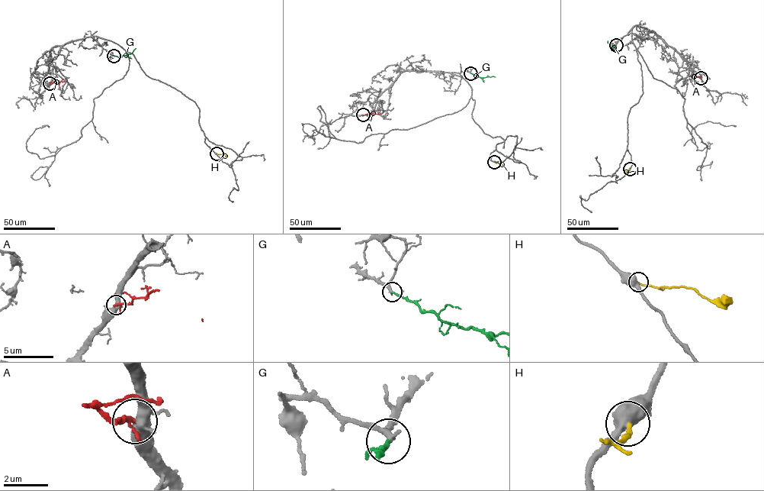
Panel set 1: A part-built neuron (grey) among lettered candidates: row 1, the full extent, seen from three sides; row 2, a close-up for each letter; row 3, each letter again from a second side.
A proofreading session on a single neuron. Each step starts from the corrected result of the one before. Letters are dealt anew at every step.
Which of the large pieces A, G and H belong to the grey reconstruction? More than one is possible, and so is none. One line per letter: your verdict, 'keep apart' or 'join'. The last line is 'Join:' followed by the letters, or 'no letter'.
A: keep apart
G: join
H: keep apart
Join: G

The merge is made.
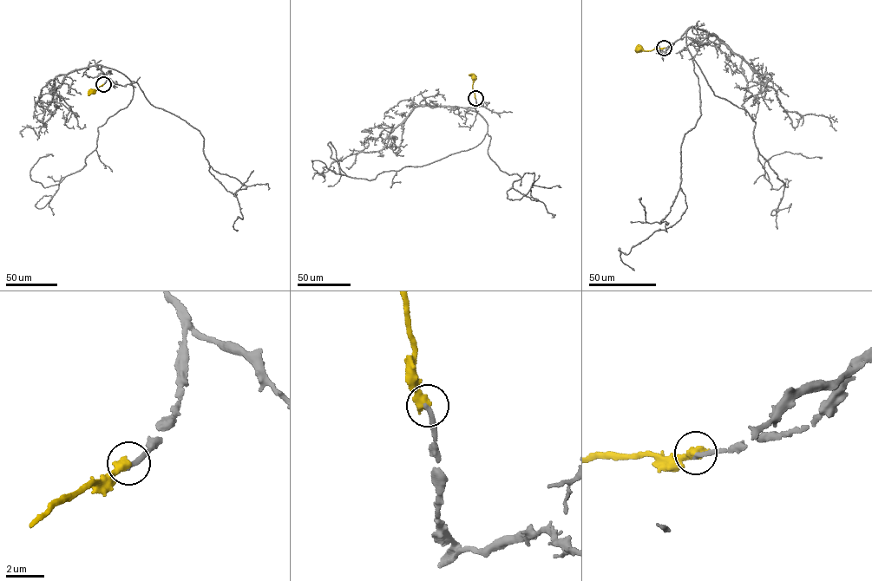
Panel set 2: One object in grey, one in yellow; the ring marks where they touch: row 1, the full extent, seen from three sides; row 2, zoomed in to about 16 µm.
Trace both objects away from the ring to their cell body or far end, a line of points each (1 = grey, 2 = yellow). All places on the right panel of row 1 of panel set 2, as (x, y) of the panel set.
1: (664, 48), (691, 26), (687, 48), (714, 94), (755, 121), (783, 182), (771, 189), (773, 155), (822, 158)
2: (664, 48), (645, 51), (638, 48)

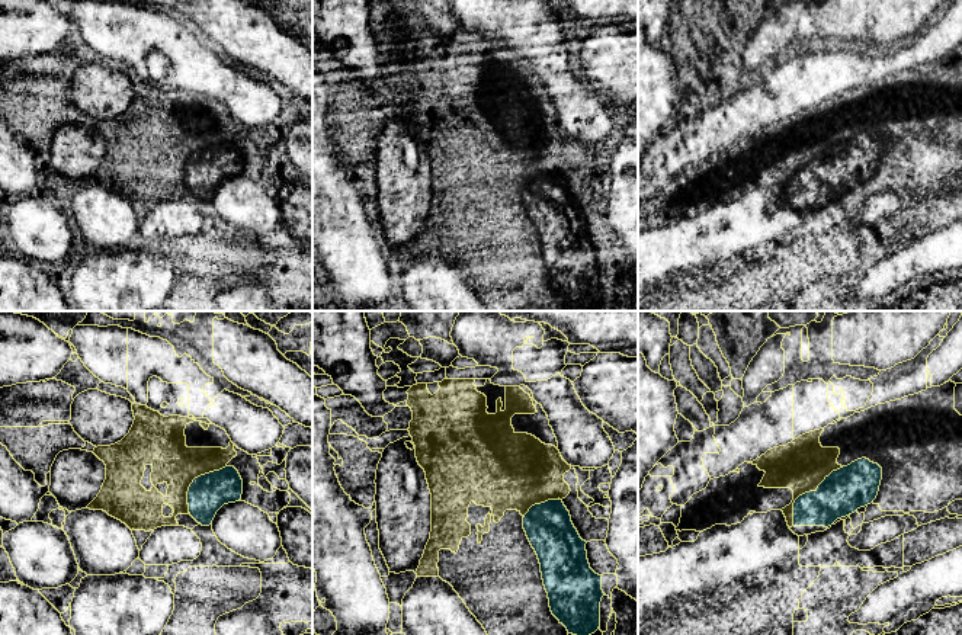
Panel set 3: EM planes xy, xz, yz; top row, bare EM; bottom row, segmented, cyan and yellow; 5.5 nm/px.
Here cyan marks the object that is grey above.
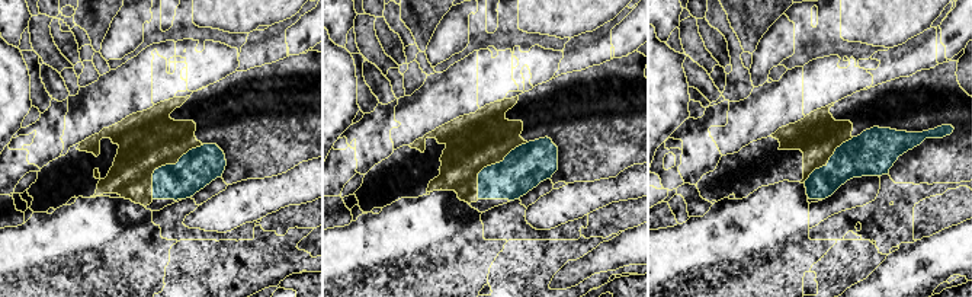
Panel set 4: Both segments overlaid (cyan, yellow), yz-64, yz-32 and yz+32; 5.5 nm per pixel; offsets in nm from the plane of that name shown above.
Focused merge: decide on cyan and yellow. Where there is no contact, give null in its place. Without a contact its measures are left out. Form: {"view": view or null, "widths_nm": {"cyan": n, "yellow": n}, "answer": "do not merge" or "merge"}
{"view": "yz", "widths_nm": {"cyan": 240, "yellow": 280}, "answer": "merge"}

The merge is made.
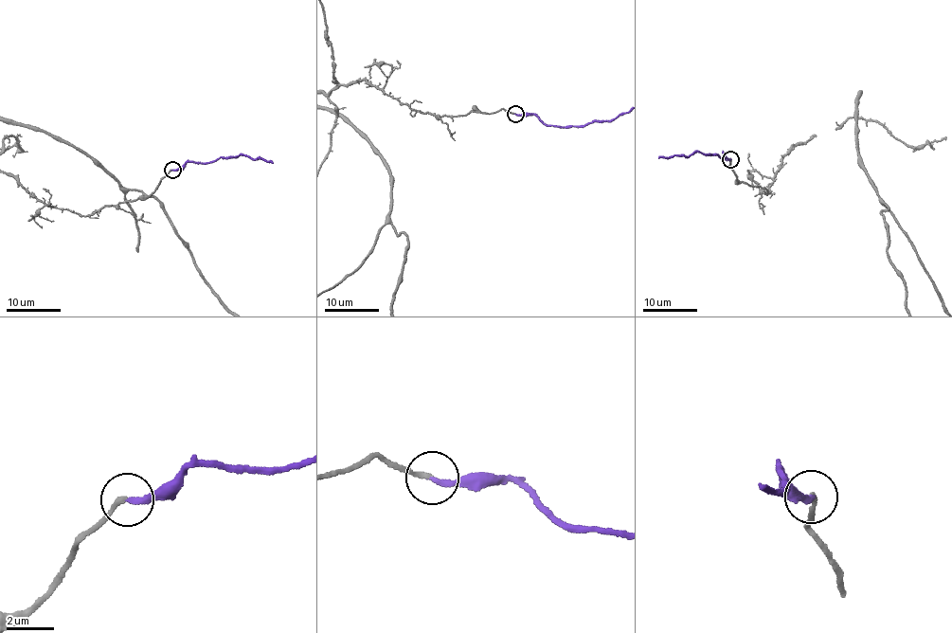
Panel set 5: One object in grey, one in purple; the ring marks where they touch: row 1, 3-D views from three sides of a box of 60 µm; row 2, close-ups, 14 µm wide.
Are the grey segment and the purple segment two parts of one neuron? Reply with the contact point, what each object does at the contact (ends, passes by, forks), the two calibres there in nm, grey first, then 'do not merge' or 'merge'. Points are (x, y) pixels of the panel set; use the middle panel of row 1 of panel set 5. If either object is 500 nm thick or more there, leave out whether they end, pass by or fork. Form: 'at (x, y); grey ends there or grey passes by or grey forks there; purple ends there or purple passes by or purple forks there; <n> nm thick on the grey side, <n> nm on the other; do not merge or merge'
at (515, 114); grey ends there; purple ends there; 180 nm thick on the grey side, 240 nm on the other; do not merge

